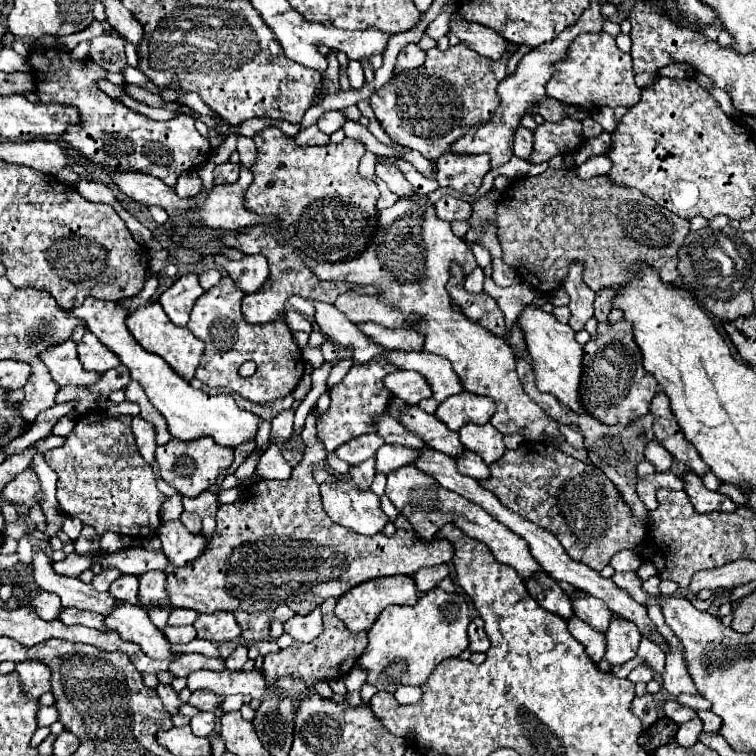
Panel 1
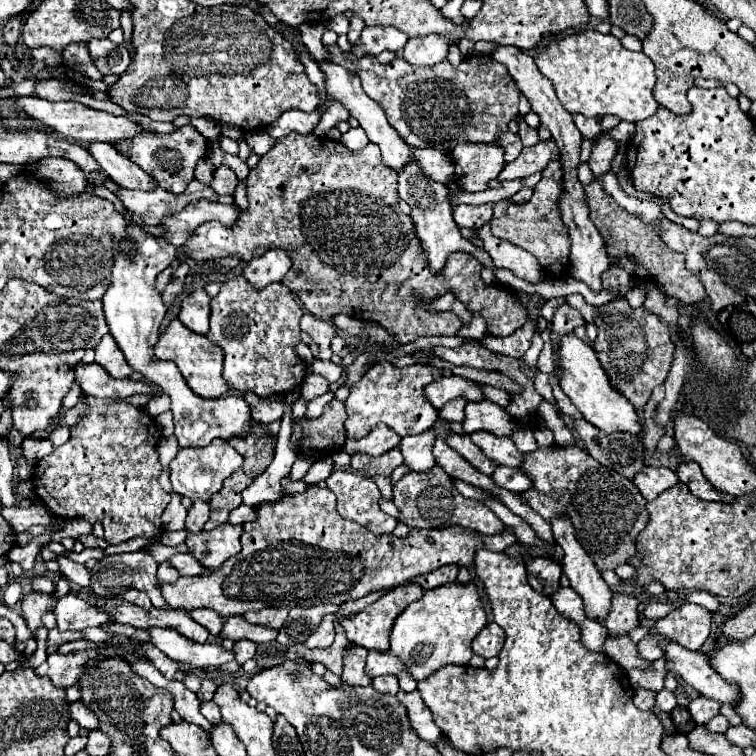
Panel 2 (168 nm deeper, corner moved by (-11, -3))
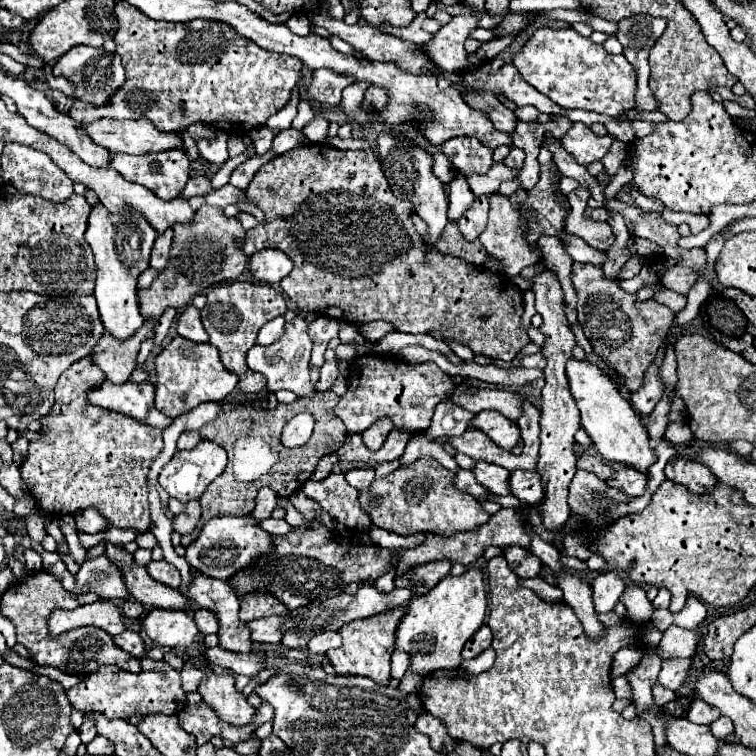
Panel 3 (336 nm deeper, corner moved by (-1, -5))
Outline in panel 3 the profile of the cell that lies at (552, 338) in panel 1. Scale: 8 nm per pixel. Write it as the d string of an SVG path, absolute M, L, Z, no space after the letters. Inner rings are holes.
M571 359L567 363L567 377L569 377L571 395L581 411L581 427L591 437L595 449L607 461L625 463L641 473L647 473L649 467L657 461L657 455L649 445L649 435L645 425L641 423L639 415L633 411L631 403L625 397L621 397L615 383L607 375L603 375L603 371L593 363L577 361L577 359Z

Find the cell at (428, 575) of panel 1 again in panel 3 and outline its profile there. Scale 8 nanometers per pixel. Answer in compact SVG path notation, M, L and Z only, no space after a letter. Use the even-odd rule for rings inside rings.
M437 561L437 563L425 563L421 567L415 567L413 571L405 571L405 575L399 575L395 579L395 587L411 589L415 595L423 595L431 591L445 575L451 571L449 561Z

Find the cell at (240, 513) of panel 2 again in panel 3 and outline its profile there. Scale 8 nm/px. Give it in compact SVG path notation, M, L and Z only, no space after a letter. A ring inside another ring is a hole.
M273 517L261 521L261 529L269 531L271 535L287 535L293 531L293 527L285 519L273 519Z

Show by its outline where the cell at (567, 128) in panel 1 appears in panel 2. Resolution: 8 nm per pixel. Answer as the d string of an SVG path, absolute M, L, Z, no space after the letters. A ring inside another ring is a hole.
M551 139L539 141L533 147L525 147L523 153L515 161L507 163L497 179L507 181L507 179L533 175L537 171L543 171L551 159L559 159L559 149L555 145L555 141L551 141Z

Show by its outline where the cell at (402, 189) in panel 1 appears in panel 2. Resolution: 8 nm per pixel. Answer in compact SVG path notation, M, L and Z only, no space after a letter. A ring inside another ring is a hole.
M319 61L319 69L321 69L323 77L325 77L325 95L327 95L325 101L323 101L323 105L321 105L322 111L325 112L326 107L329 107L331 101L343 103L343 107L349 109L351 117L355 117L361 123L361 127L365 129L369 141L379 145L381 155L383 155L383 163L387 167L391 167L395 173L401 173L403 165L407 165L407 161L411 159L411 147L407 143L403 143L403 139L399 137L399 133L389 125L383 109L363 91L359 77L355 77L355 73L351 73L349 69L345 69L341 65L333 65L329 61Z

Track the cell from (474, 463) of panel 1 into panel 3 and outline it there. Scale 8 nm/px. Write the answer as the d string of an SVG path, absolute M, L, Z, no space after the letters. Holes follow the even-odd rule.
M513 471L511 473L511 491L523 503L541 503L545 491L541 487L541 477L537 471Z

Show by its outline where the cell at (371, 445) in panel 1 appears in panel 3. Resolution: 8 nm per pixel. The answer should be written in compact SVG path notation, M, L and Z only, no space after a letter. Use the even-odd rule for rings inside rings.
M381 417L377 423L373 423L367 431L361 433L365 447L369 451L377 451L383 445L383 441L387 439L387 435L389 435L391 429L393 429L393 421L389 417Z

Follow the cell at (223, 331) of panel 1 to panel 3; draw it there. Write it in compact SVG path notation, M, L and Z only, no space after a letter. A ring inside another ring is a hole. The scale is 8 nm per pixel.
M233 281L227 285L219 285L207 293L207 305L201 309L203 327L209 333L209 343L219 349L223 365L239 377L239 389L245 393L259 393L265 389L267 379L261 373L255 373L247 367L245 355L255 345L257 331L271 319L285 315L287 305L277 287L263 285L257 281Z

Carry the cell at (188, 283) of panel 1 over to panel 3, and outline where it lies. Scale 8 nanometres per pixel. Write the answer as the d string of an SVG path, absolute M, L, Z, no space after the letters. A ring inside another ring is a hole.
M189 305L183 315L179 317L177 323L177 333L193 343L207 343L209 335L201 325L201 317L199 317L199 309L195 309L193 305Z

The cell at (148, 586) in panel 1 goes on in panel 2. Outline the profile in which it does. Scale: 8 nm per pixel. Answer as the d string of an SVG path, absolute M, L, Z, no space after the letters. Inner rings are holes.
M167 561L159 563L159 571L157 571L157 579L165 581L165 583L175 583L179 579L179 573L175 567L171 567Z

